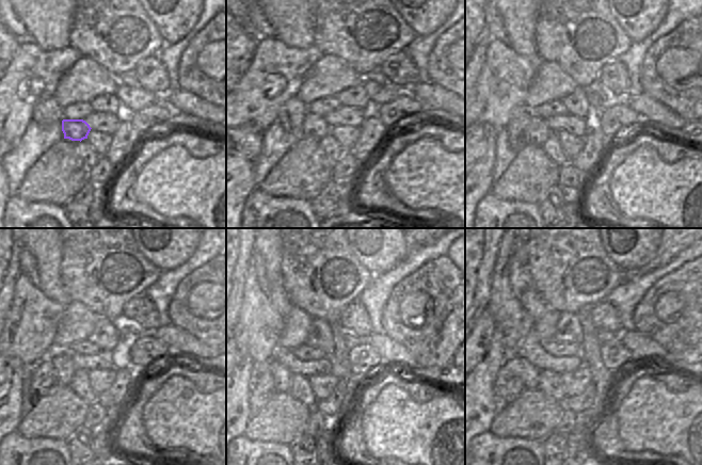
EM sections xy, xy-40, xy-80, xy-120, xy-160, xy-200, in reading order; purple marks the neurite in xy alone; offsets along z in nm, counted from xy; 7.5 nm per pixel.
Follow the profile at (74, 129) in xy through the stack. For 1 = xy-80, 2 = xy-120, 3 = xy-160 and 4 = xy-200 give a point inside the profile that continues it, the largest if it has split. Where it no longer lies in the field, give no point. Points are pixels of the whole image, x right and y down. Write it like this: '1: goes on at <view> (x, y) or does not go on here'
1: goes on at xy-80 (541, 130)
2: goes on at xy-120 (64, 368)
3: goes on at xy-160 (300, 386)
4: goes on at xy-200 (548, 382)

